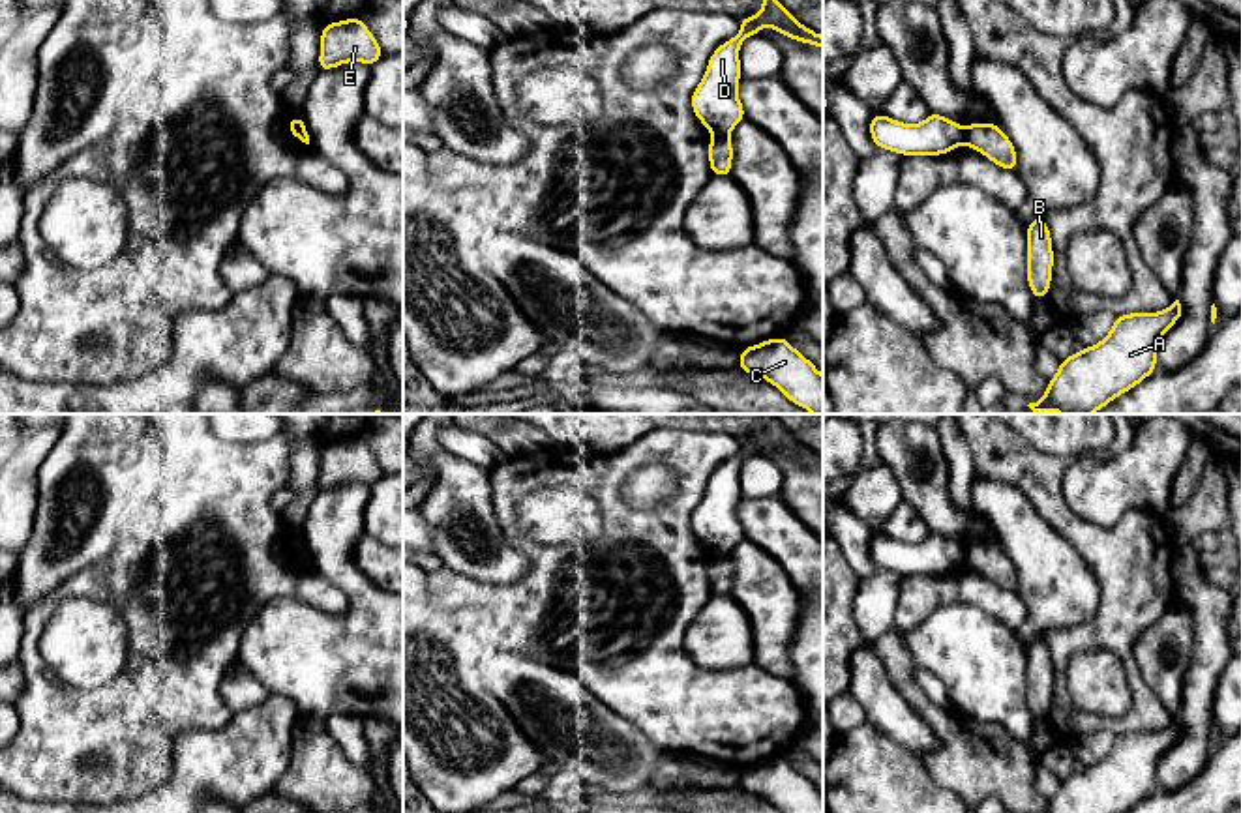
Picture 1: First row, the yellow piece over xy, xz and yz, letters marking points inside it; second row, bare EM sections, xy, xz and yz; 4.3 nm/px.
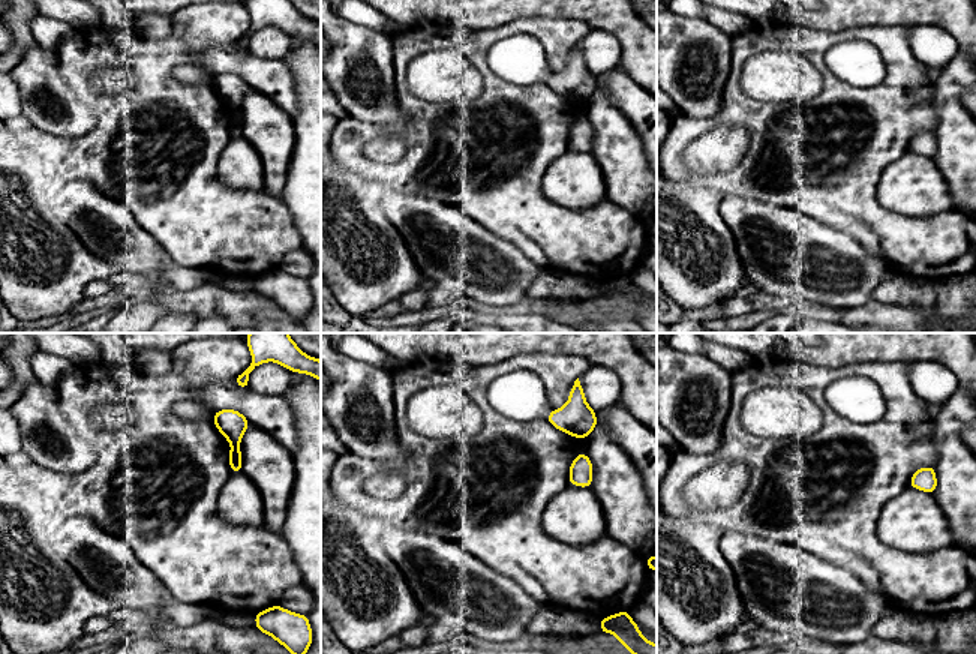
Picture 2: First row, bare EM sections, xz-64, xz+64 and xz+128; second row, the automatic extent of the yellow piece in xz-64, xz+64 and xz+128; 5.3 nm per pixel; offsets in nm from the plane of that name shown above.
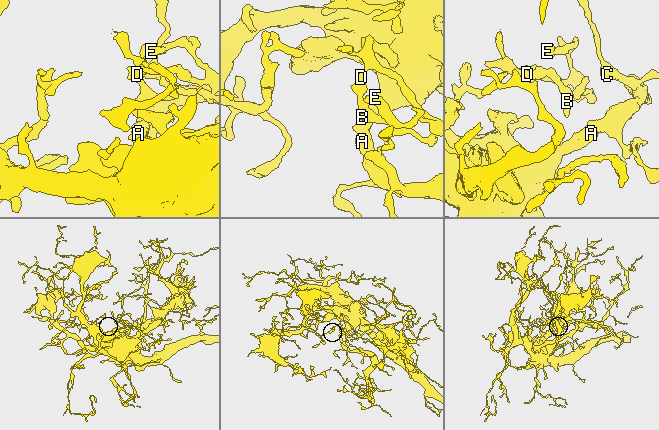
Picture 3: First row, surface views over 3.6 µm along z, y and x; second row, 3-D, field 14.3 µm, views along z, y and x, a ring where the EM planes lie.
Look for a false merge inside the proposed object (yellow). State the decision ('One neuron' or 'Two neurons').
Two neurons

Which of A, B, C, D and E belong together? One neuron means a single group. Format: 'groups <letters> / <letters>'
groups A B C / D E

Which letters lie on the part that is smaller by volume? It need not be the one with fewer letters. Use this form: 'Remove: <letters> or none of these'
Remove: D, E

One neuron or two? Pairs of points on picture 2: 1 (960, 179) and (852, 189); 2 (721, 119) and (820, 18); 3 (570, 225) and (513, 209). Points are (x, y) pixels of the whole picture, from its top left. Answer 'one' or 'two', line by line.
1: two
2: two
3: one

